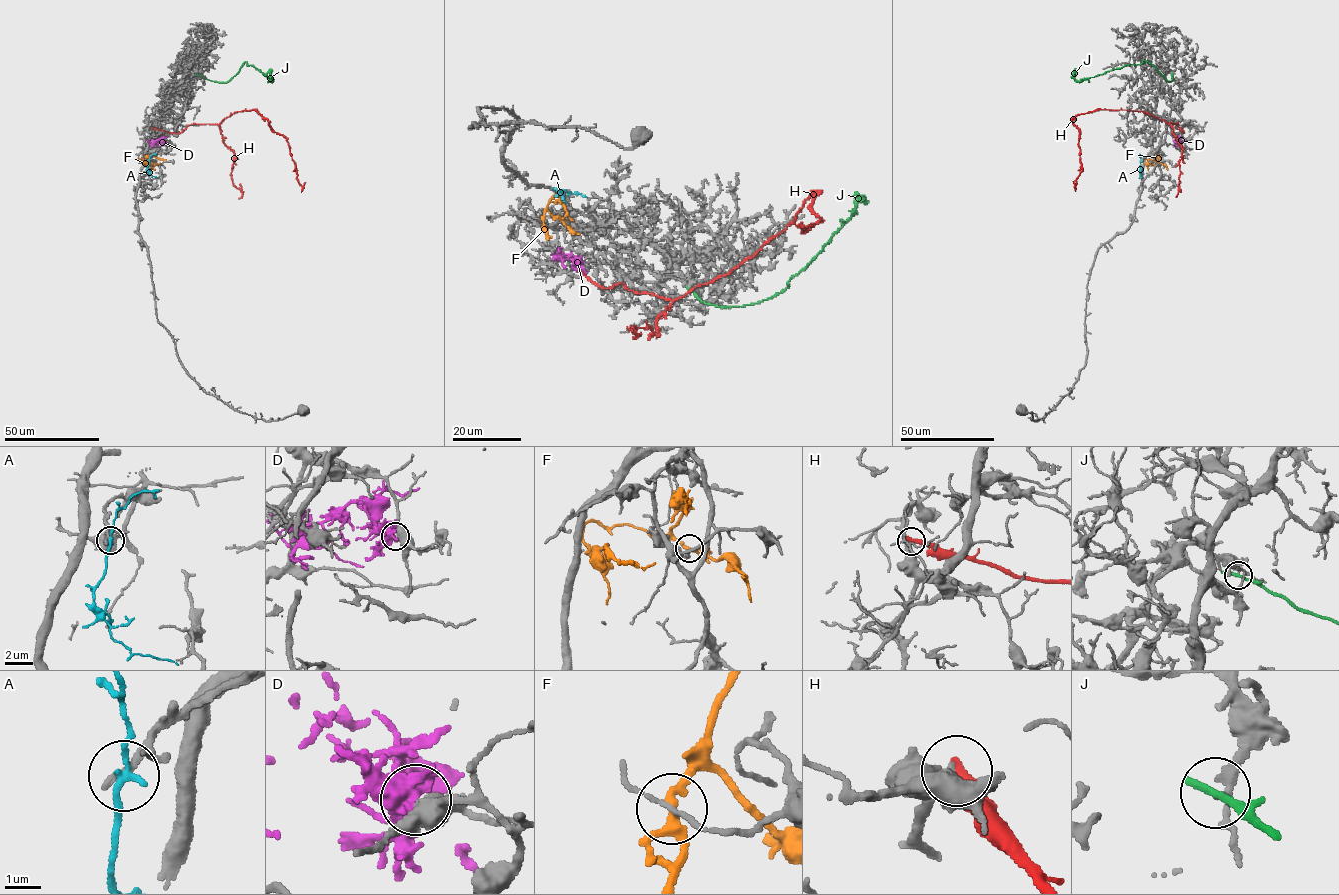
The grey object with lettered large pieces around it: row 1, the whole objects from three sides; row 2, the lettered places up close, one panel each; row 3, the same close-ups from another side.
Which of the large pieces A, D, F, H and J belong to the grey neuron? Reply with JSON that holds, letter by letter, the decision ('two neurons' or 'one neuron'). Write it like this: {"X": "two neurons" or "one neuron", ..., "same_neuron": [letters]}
{"A": "two neurons", "D": "two neurons", "F": "two neurons", "H": "two neurons", "J": "two neurons", "same_neuron": []}

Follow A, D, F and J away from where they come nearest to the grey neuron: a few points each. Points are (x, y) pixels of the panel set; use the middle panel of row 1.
A: (569, 192), (558, 189), (565, 202)
D: (579, 264), (577, 257), (562, 254), (562, 263), (565, 267)
F: (543, 214), (550, 200), (559, 194), (573, 221)
J: (688, 288), (702, 301), (723, 306), (757, 303), (783, 291), (850, 218), (863, 199), (854, 191)

